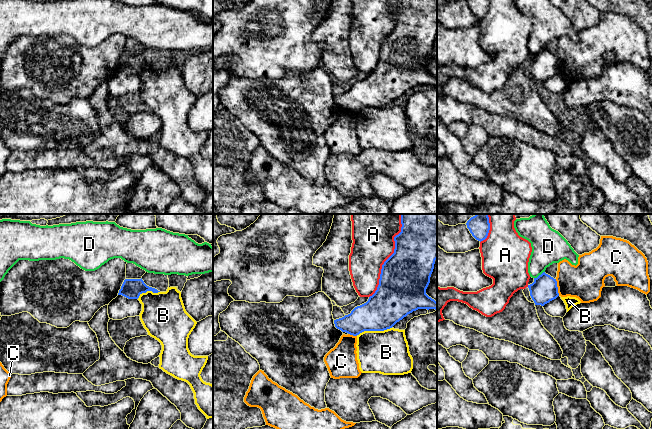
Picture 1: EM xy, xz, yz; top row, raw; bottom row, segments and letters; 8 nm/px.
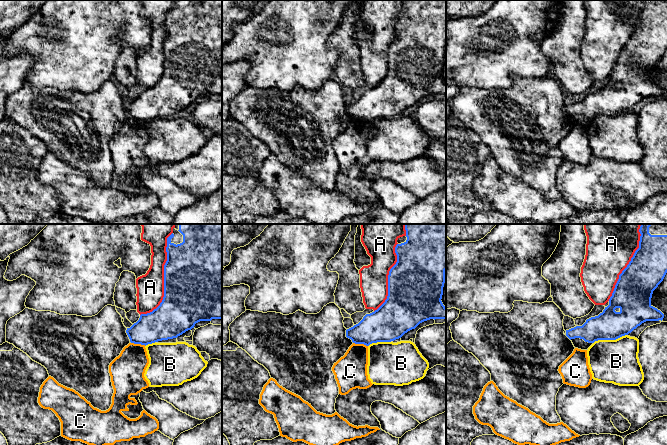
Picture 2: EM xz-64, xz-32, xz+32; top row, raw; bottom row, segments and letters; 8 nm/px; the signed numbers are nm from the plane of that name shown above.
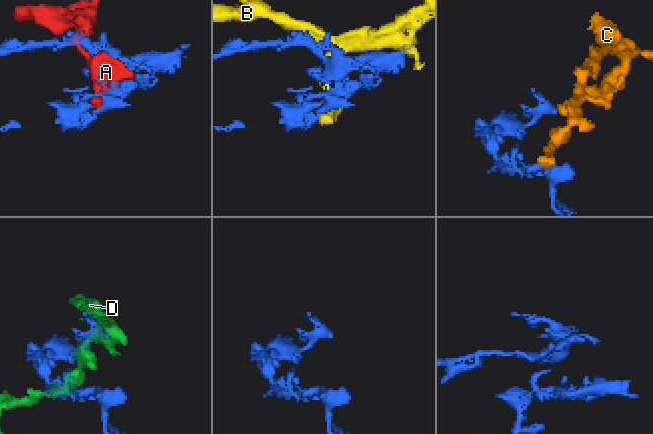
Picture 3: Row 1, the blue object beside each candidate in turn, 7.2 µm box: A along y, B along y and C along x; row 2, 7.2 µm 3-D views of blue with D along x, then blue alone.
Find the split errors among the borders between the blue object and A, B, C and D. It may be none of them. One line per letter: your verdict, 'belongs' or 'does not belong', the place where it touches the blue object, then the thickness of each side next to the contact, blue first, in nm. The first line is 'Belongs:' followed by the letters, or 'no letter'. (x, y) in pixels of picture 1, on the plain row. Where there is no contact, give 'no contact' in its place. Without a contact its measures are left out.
Belongs: no letter
A: does not belong | xz (385, 37) | 400/320 nm
B: does not belong | xz (373, 106) | 300/360 nm
C: does not belong | yz (557, 63) | 220/300 nm
D: does not belong | yz (539, 51) | 220/280 nm

